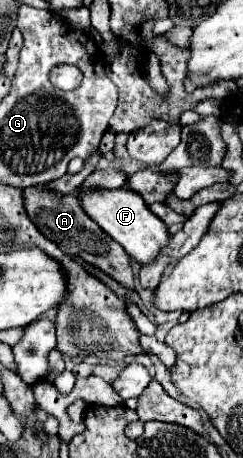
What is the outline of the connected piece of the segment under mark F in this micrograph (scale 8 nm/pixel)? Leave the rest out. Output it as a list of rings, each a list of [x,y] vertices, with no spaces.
[[[119,187],[113,191],[105,191],[105,189],[89,191],[81,195],[81,203],[83,209],[95,219],[95,223],[109,237],[113,237],[127,251],[127,255],[135,259],[139,265],[153,263],[161,255],[161,251],[171,243],[171,233],[167,231],[167,225],[161,223],[161,219],[157,219],[157,215],[149,211],[145,201],[127,187]]]

